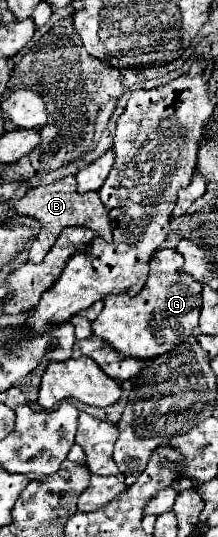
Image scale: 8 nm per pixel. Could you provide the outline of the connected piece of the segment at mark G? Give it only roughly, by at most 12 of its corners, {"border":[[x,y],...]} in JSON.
{"border":[[155,251],[135,295],[109,295],[93,333],[155,359],[199,325],[201,283]]}

